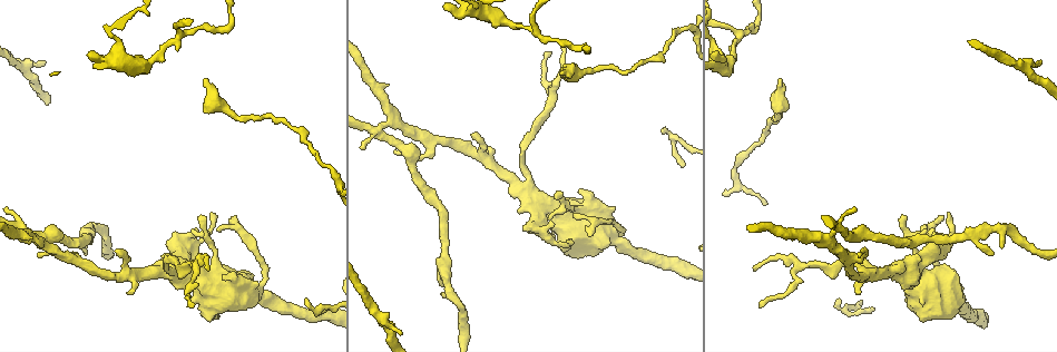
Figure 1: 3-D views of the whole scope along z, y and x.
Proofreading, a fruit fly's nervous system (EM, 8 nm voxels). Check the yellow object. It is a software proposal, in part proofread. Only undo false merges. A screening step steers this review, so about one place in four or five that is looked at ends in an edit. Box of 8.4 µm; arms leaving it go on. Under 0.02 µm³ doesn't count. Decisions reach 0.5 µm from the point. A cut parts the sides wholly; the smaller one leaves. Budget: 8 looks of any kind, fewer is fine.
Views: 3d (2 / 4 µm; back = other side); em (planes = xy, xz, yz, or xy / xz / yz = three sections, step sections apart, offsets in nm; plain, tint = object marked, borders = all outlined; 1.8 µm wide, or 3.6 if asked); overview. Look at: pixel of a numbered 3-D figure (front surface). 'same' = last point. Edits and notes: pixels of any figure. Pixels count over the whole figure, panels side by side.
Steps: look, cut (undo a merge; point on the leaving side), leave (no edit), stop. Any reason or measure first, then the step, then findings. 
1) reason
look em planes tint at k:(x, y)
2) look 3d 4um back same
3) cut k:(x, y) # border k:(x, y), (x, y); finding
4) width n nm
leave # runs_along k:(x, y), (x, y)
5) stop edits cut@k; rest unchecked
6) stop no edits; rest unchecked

sharp bend
look em xz step 16 tint at 1:(740, 34)

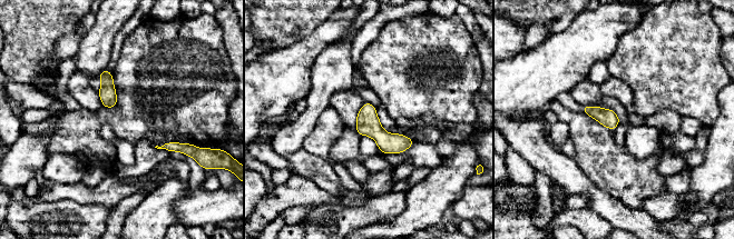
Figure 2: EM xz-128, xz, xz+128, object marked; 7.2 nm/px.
width 130 nm
leave # continuous, no second neuron

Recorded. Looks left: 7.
abrupt turn
look em planes tint at 1:(797, 264)

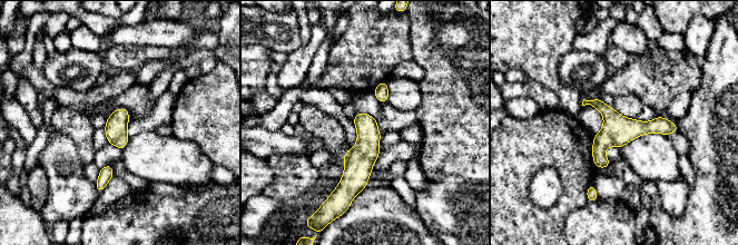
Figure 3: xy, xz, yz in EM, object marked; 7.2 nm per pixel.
leave # one neuron here

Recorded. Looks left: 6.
sharp bend
look em planes tint at 1:(610, 237)

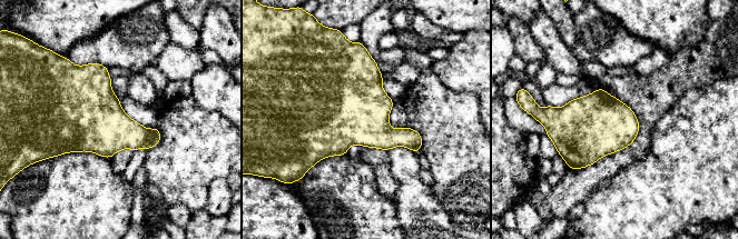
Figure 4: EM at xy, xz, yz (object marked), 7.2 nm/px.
leave # continuous, no second neuron

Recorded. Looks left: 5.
stop no edits; rest unchecked

